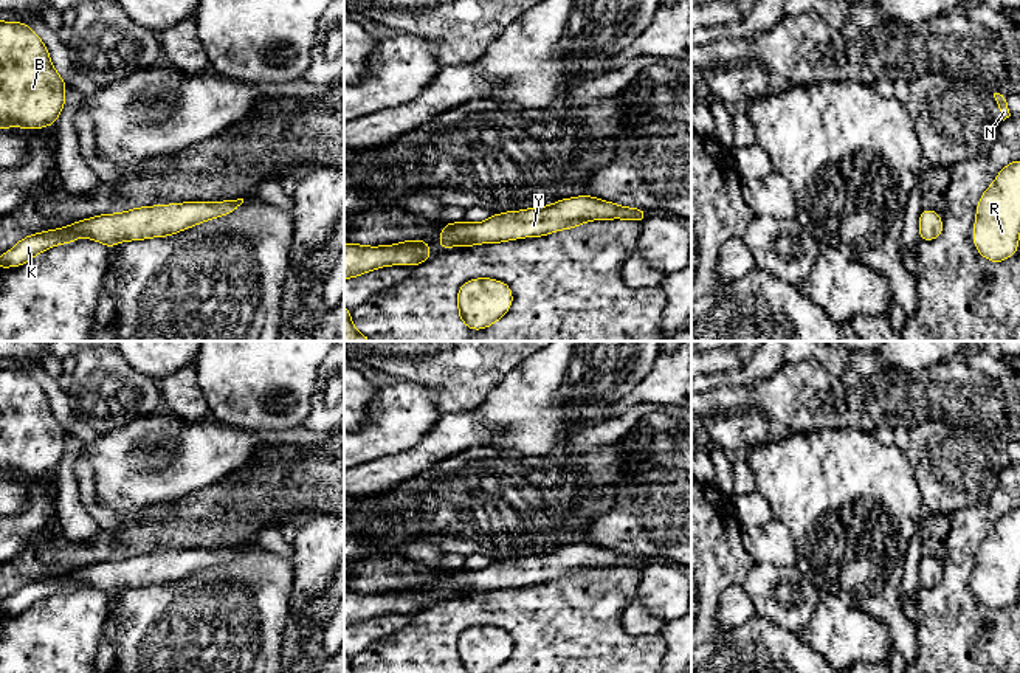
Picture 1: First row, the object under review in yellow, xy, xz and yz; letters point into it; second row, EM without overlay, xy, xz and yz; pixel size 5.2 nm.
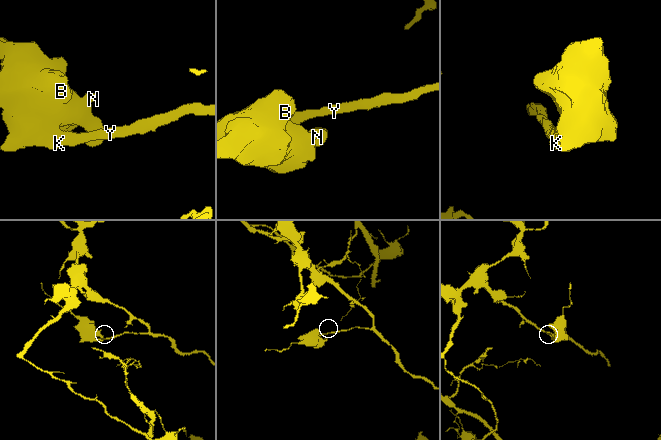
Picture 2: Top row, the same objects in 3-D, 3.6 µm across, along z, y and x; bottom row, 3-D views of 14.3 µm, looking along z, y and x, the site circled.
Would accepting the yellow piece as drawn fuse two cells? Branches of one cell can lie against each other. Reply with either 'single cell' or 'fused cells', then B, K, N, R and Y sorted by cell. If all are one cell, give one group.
single cell | B K N R Y

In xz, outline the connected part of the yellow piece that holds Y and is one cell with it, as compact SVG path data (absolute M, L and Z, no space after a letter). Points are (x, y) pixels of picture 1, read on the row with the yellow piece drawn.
M589 195L563 198L543 208L493 214L481 223L445 223L439 237L442 250L454 245L498 243L521 237L546 236L560 230L575 228L589 220L625 219L642 222L646 211L619 206Z

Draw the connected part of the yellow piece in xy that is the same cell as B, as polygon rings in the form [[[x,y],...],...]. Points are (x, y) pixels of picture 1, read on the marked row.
[[[0,22],[0,129],[53,126],[65,87],[40,37],[22,22]]]

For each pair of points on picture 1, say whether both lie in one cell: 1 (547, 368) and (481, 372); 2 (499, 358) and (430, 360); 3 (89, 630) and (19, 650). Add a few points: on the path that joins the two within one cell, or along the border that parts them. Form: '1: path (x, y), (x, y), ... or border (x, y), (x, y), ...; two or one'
1: border (529, 357), (516, 365), (485, 397); two
2: path (482, 358), (447, 358); one
3: path (72, 630), (67, 630), (47, 650), (36, 650); one

